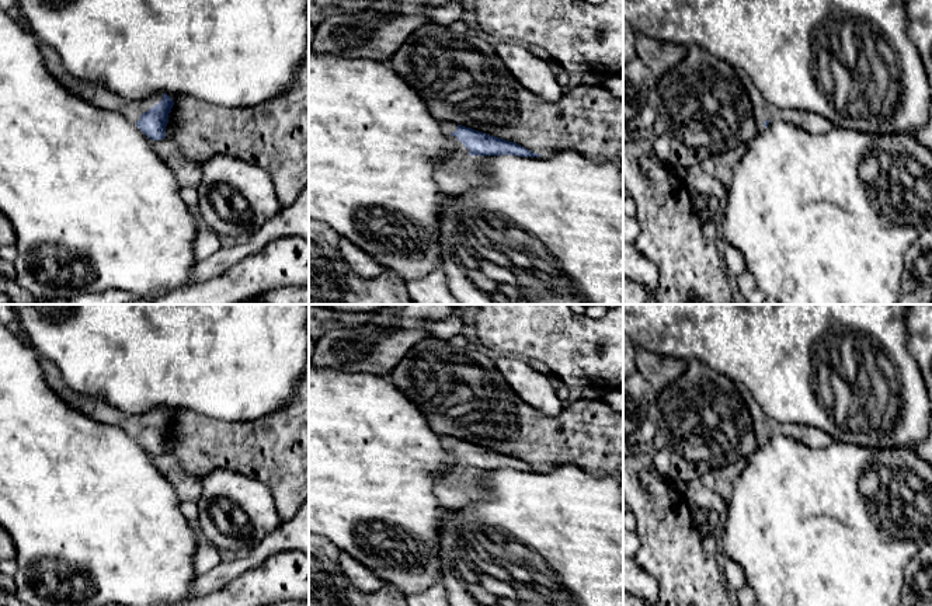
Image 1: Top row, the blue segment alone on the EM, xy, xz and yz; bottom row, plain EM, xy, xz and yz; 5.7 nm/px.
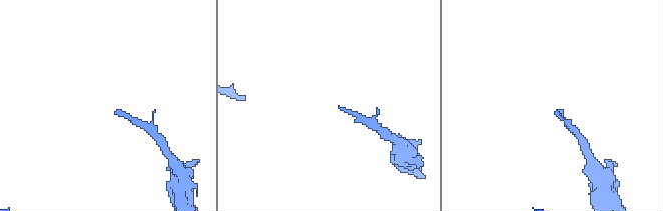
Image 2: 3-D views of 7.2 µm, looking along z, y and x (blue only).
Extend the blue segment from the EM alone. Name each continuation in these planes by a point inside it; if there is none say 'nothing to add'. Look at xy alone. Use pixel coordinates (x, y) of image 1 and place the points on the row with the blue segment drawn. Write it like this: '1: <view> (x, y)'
1: xy (96, 94)

